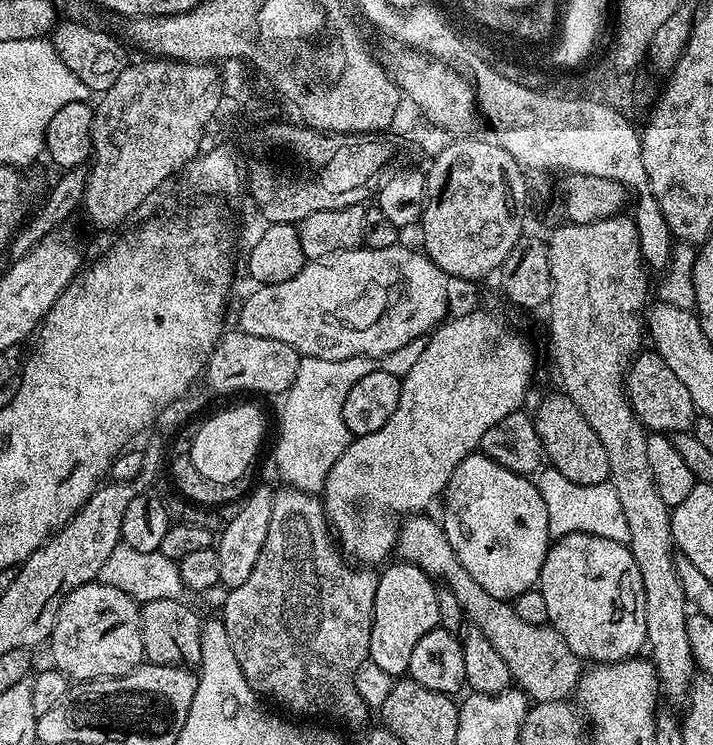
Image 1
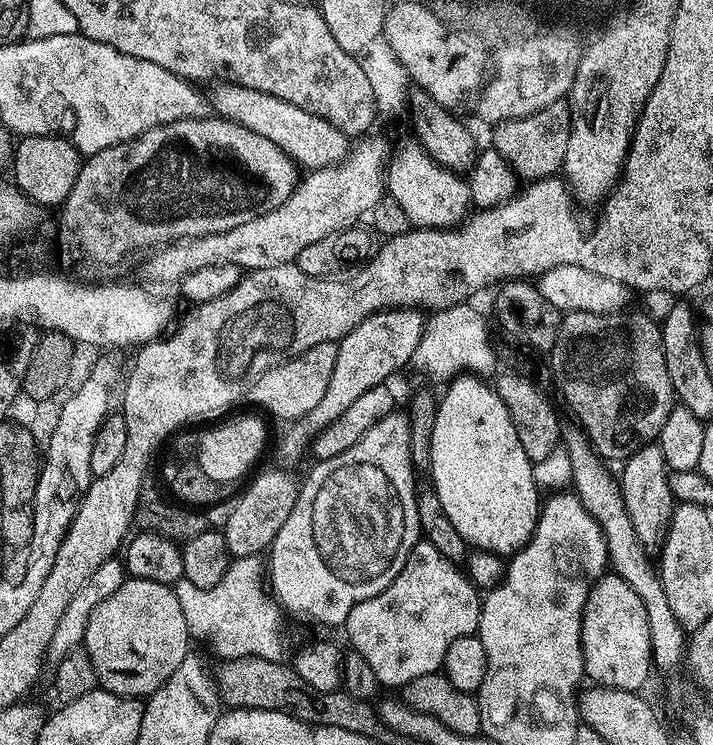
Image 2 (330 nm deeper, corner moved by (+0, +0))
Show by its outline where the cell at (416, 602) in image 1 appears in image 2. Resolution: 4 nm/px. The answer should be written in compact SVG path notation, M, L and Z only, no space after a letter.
M421 539L410 550L406 566L398 570L398 578L394 578L394 582L390 582L386 590L374 594L374 598L366 598L353 606L342 628L343 631L348 631L351 649L360 654L373 670L377 685L384 687L385 684L388 688L400 690L404 685L414 682L414 678L422 678L422 674L441 671L446 650L450 650L450 642L463 636L477 635L481 603L481 593L464 575L461 565L434 550L429 540Z

